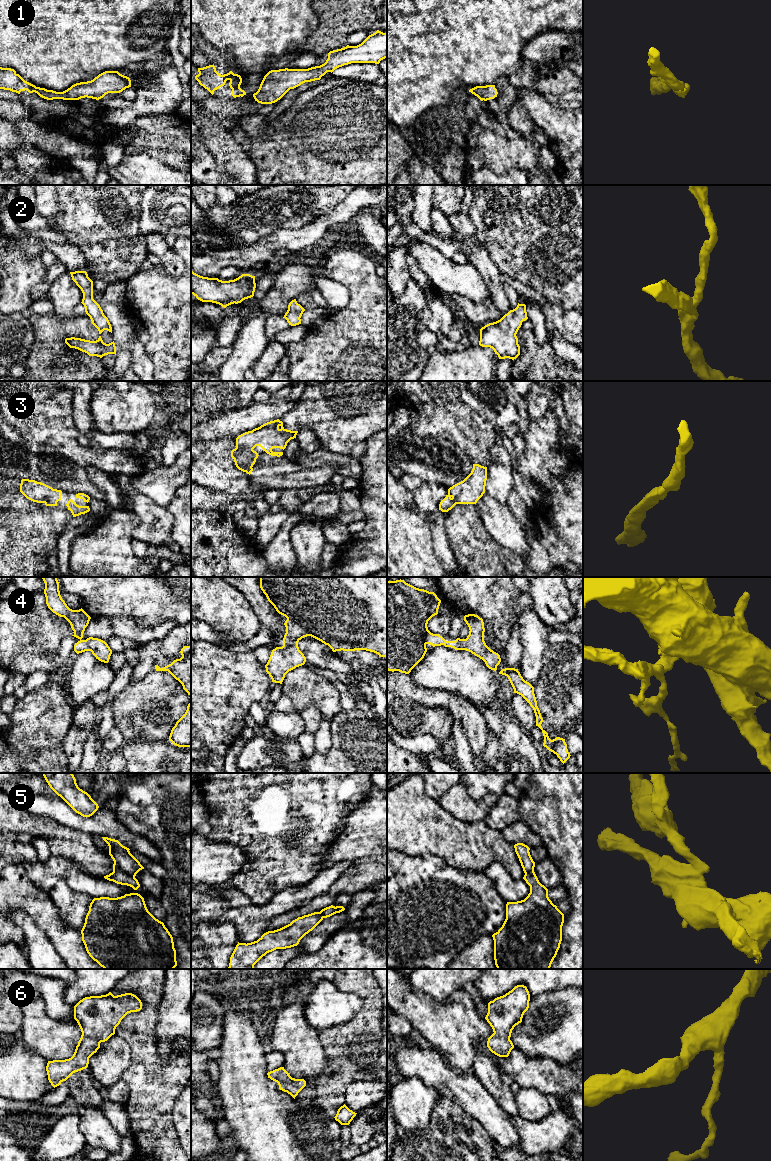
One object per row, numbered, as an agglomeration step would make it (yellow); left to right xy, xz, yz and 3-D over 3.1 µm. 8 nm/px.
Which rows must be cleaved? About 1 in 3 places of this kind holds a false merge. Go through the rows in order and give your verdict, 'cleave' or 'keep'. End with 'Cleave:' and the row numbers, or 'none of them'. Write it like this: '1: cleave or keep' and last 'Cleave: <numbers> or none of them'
1: keep
2: keep
3: keep
4: keep
5: cleave
6: keep
Cleave: 5

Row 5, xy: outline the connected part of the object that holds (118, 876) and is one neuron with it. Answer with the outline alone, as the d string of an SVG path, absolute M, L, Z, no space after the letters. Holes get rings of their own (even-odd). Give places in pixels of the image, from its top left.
M114 862L113 864L113 872L109 875L104 876L105 879L109 881L113 881L117 884L127 885L132 887L134 890L137 890L140 887L138 880L127 874L125 871L120 869Z

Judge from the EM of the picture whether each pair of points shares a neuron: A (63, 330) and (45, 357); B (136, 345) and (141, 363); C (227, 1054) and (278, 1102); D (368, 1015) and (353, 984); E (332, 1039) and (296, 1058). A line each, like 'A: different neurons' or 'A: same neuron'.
A: same neuron
B: same neuron
C: same neuron
D: same neuron
E: different neurons

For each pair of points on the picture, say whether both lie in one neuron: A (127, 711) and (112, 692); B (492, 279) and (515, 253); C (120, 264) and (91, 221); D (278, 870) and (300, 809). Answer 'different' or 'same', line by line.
A: different
B: different
C: same
D: same

